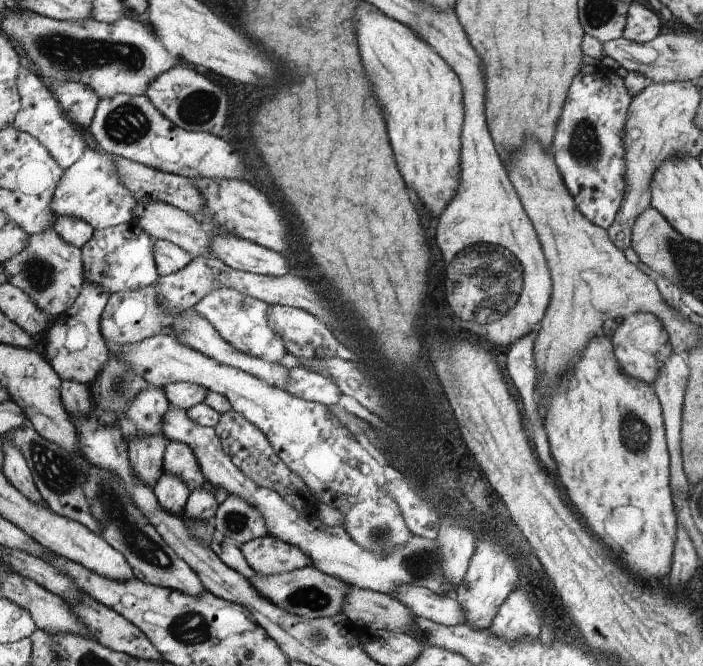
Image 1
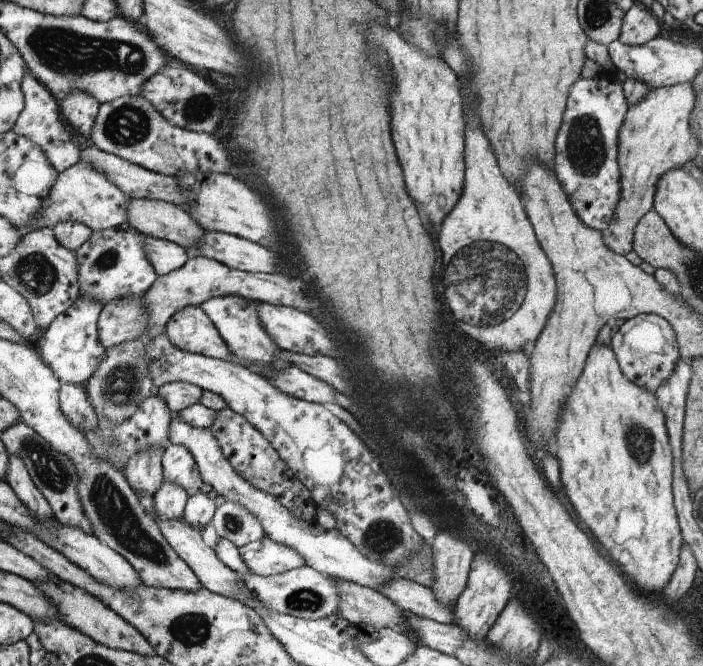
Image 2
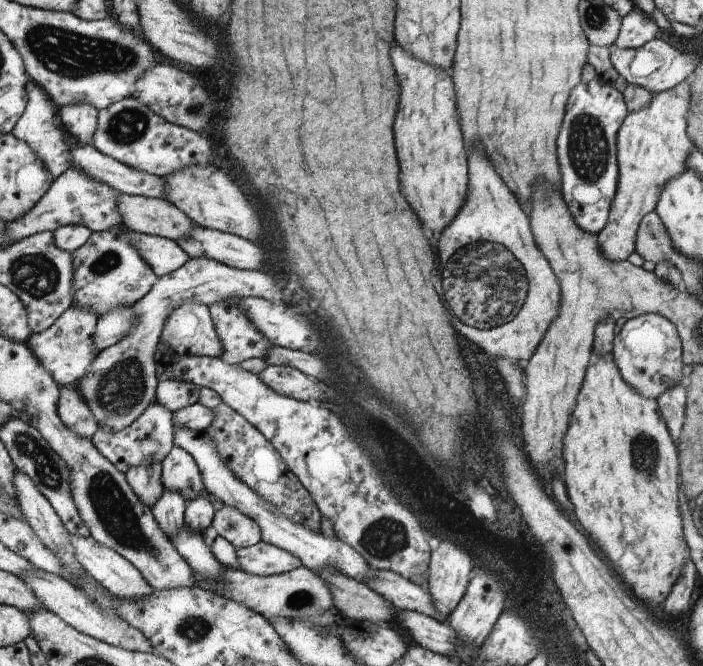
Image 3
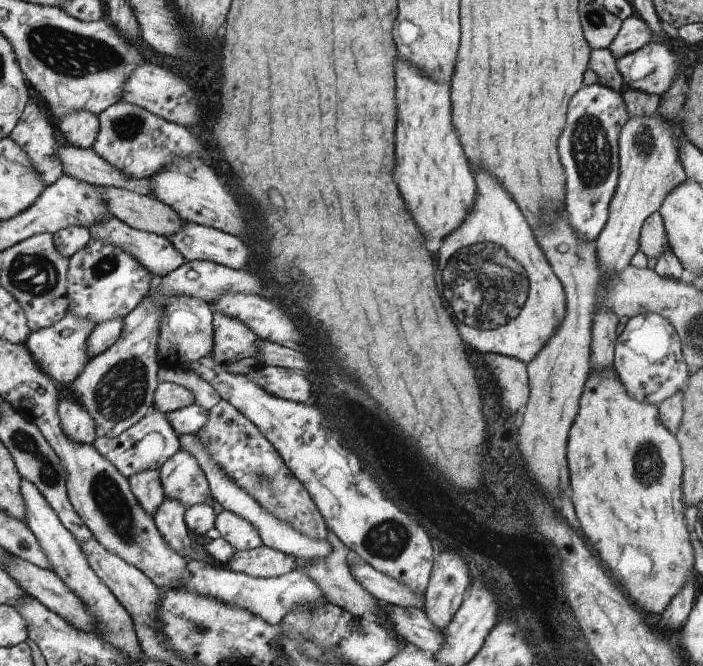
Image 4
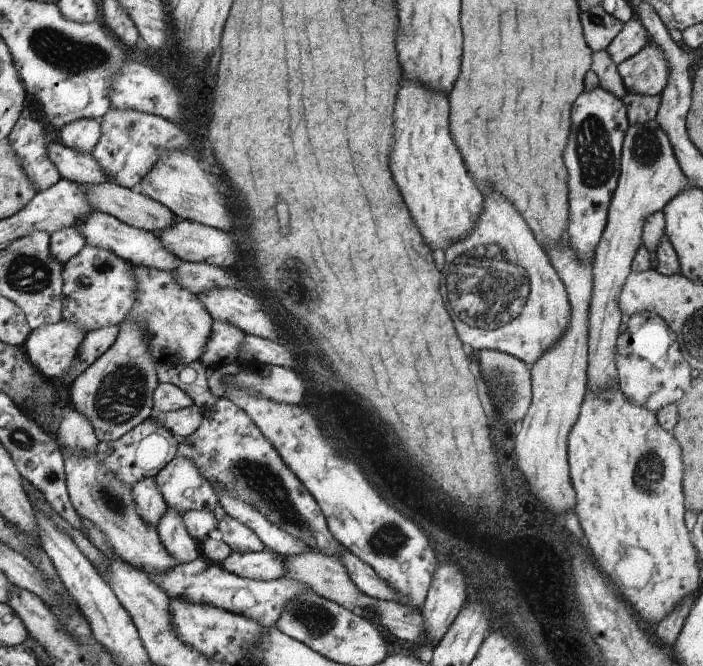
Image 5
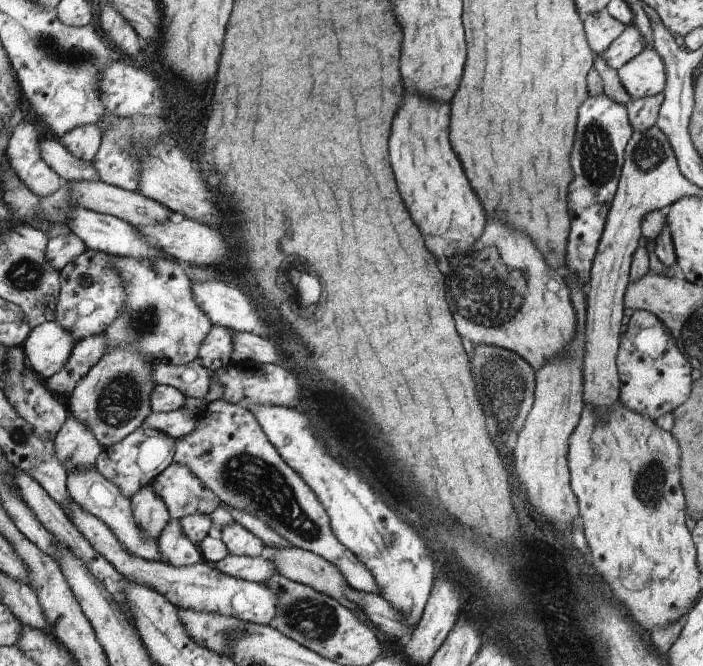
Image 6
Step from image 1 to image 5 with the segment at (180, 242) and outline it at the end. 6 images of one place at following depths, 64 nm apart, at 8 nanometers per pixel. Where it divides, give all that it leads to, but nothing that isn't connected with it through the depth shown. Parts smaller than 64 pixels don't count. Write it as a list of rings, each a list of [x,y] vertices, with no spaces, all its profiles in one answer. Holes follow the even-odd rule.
[[[108,181],[102,182],[102,184],[83,185],[83,187],[84,194],[87,194],[88,202],[92,203],[93,211],[111,214],[132,227],[156,232],[156,230],[164,230],[166,226],[175,223],[175,214],[167,206],[140,193],[138,189],[124,188]]]

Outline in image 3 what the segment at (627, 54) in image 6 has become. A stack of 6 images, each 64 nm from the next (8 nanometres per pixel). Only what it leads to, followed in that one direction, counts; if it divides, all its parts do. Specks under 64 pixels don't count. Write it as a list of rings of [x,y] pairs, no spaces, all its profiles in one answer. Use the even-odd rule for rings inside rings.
[[[635,8],[628,16],[621,18],[621,27],[614,46],[622,50],[640,48],[658,37],[661,31],[646,14]]]

